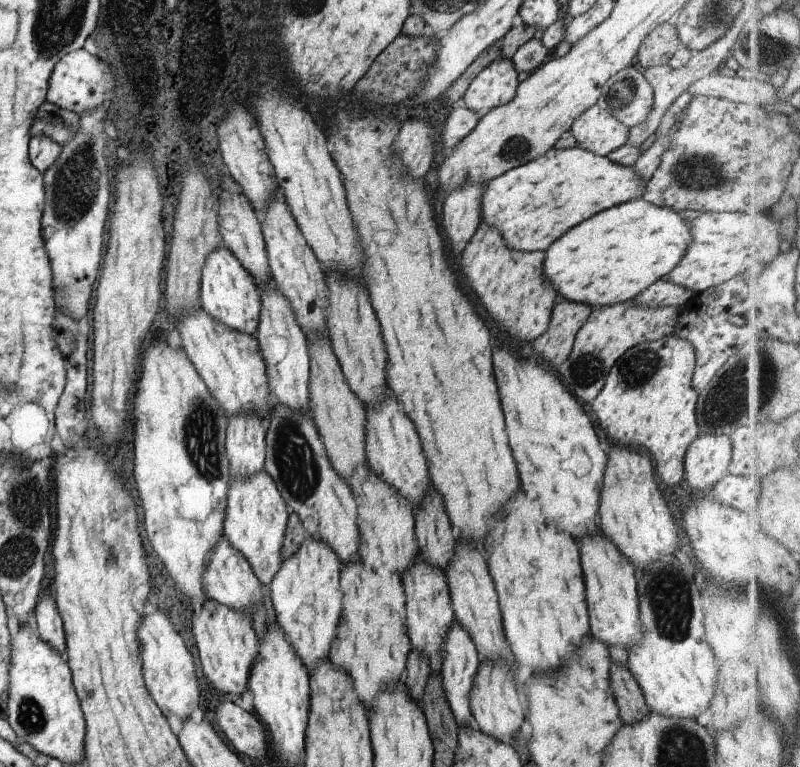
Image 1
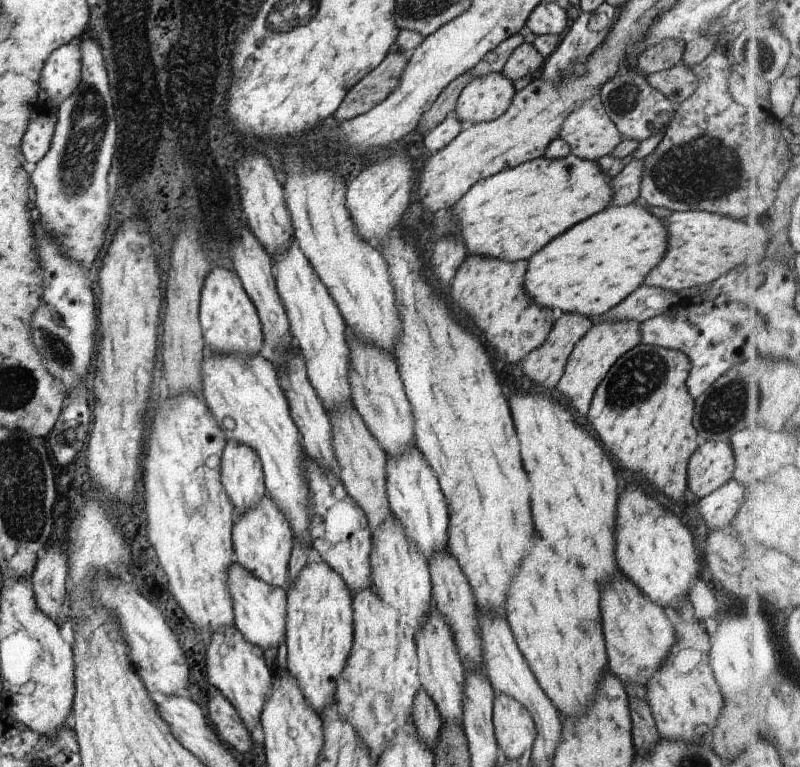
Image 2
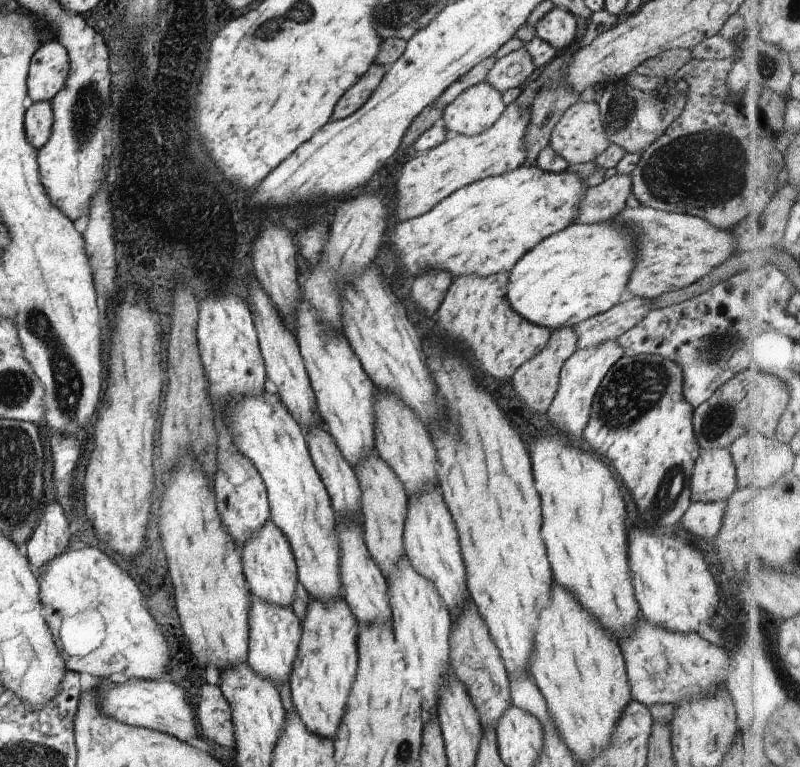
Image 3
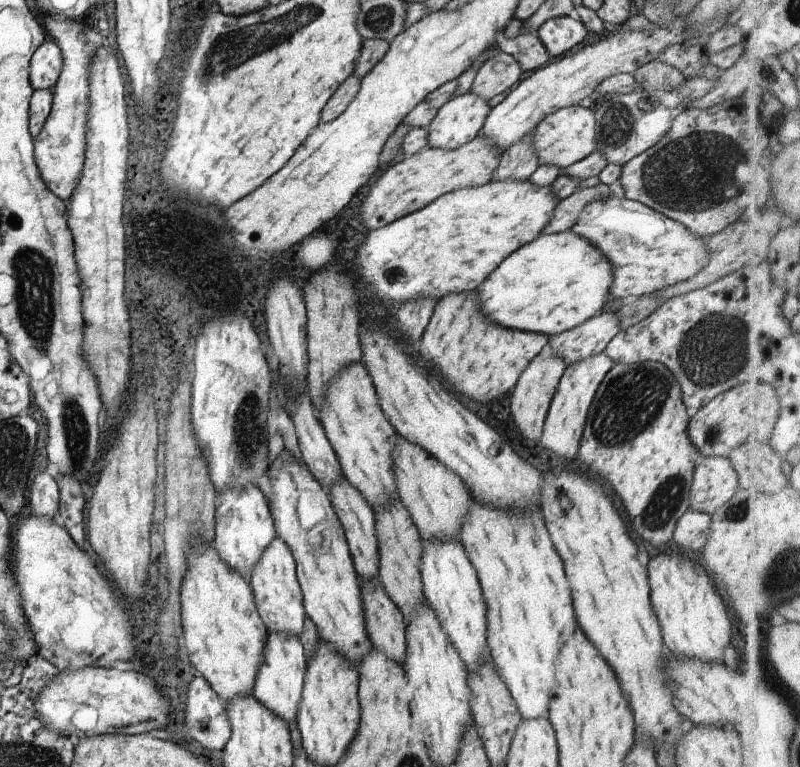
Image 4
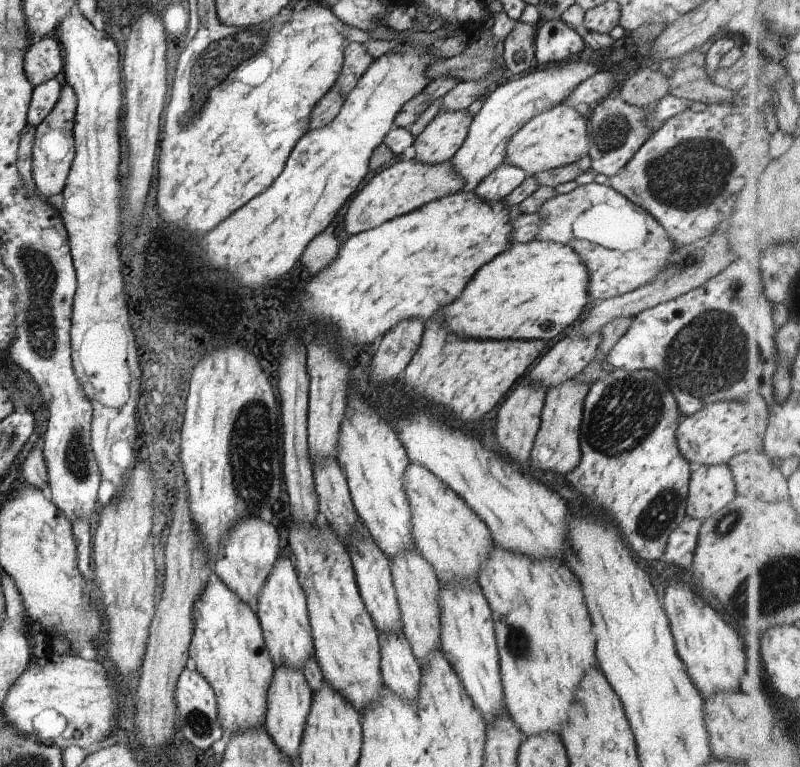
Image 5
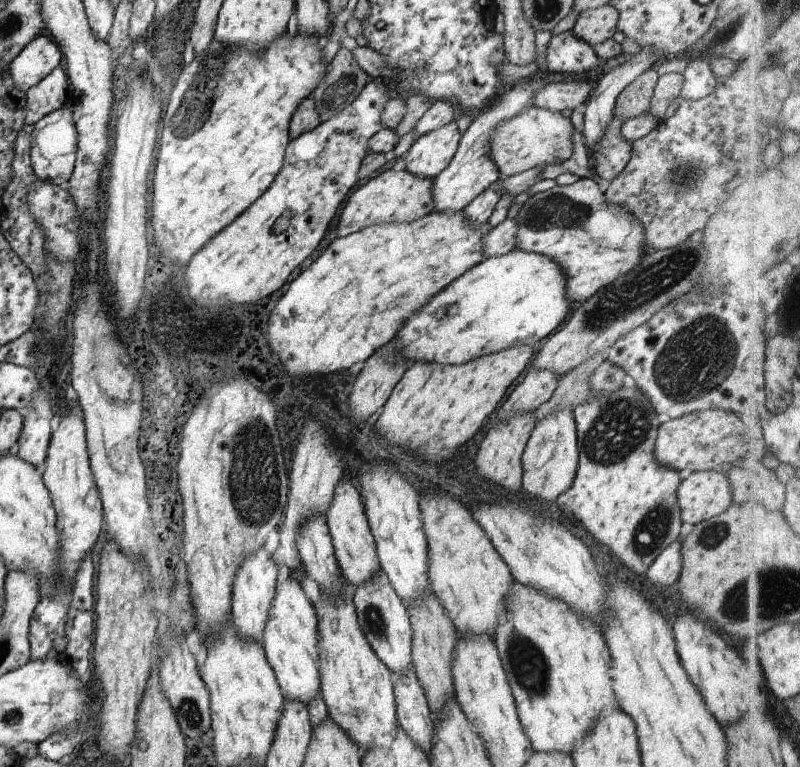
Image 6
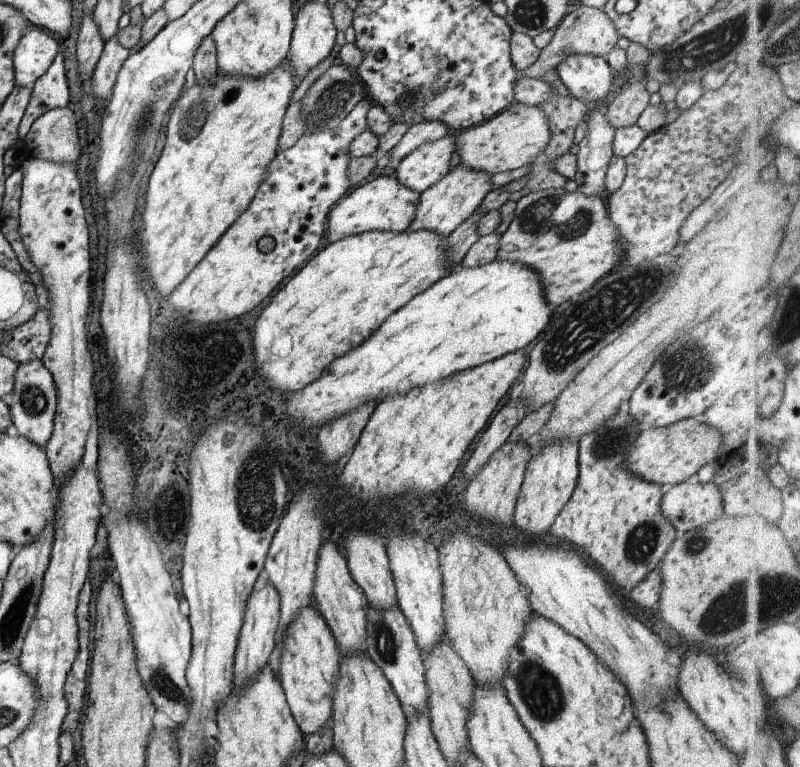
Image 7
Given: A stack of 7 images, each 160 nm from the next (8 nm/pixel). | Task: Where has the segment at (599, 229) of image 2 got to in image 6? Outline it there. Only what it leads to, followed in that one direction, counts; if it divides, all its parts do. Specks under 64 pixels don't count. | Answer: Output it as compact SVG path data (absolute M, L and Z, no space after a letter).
M514 248L506 254L485 258L434 295L405 322L392 340L395 353L404 357L408 366L414 361L457 365L522 344L532 347L558 330L569 315L573 303L567 297L566 287L563 268L546 255Z

